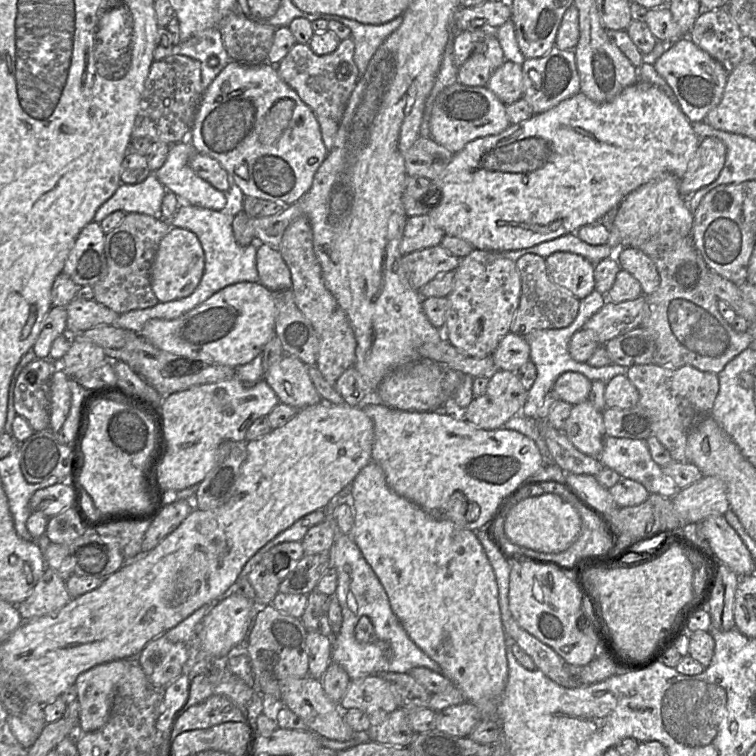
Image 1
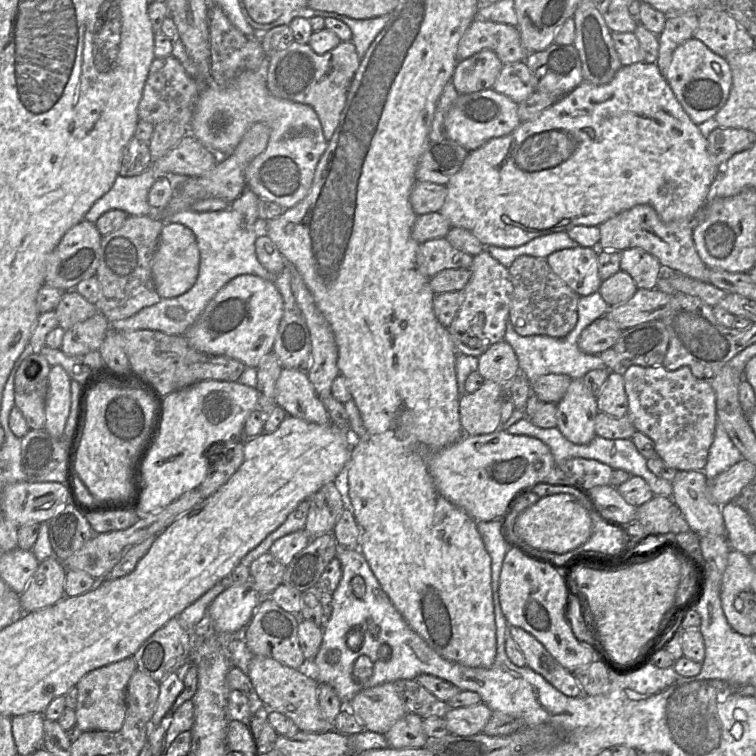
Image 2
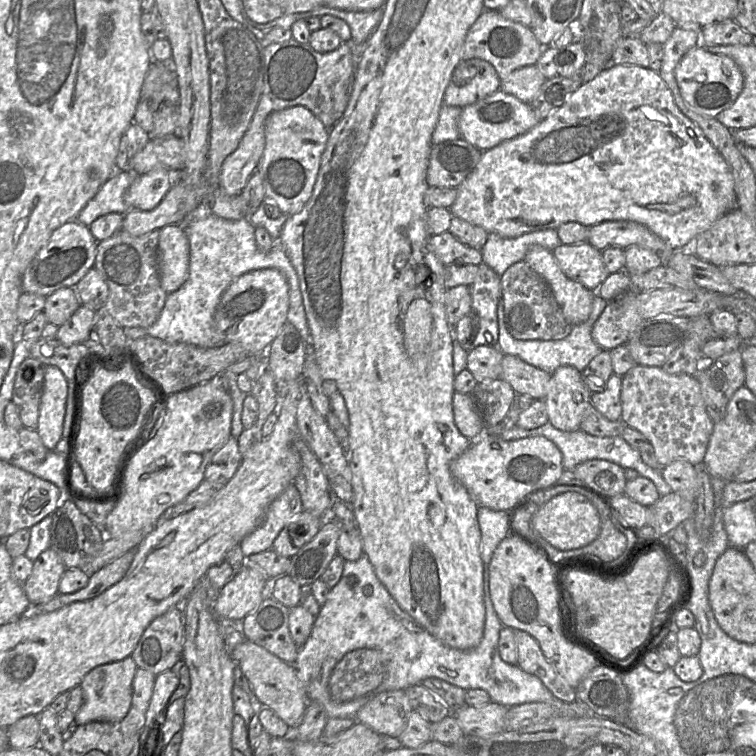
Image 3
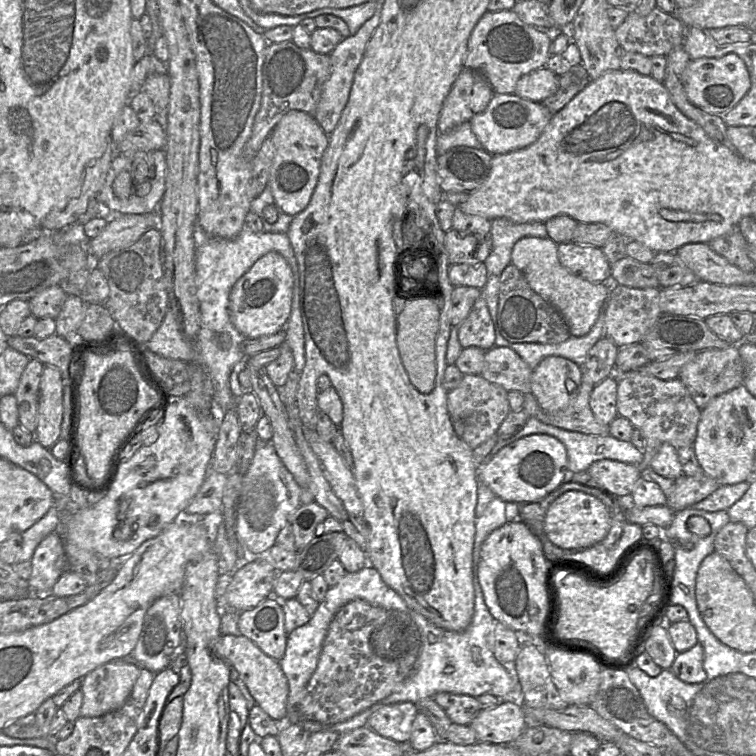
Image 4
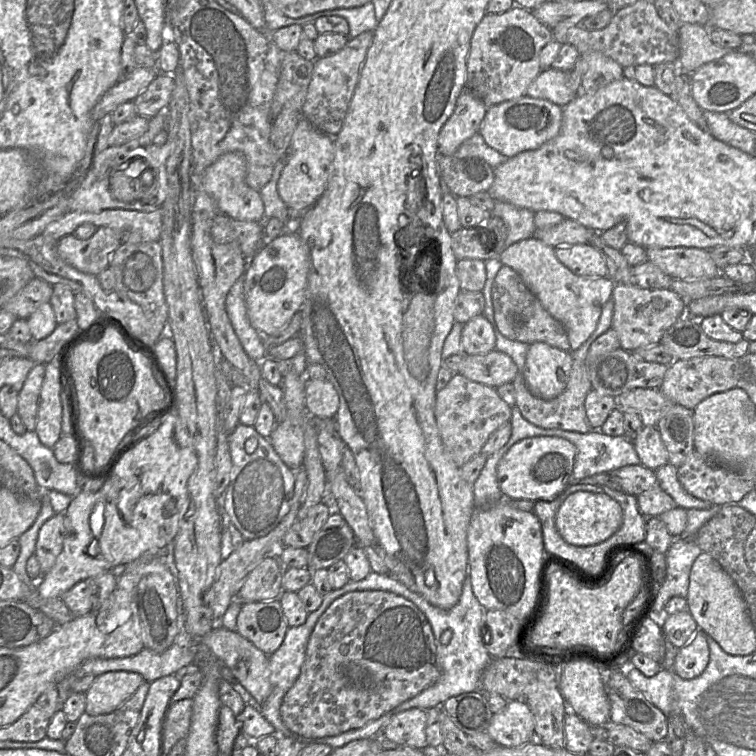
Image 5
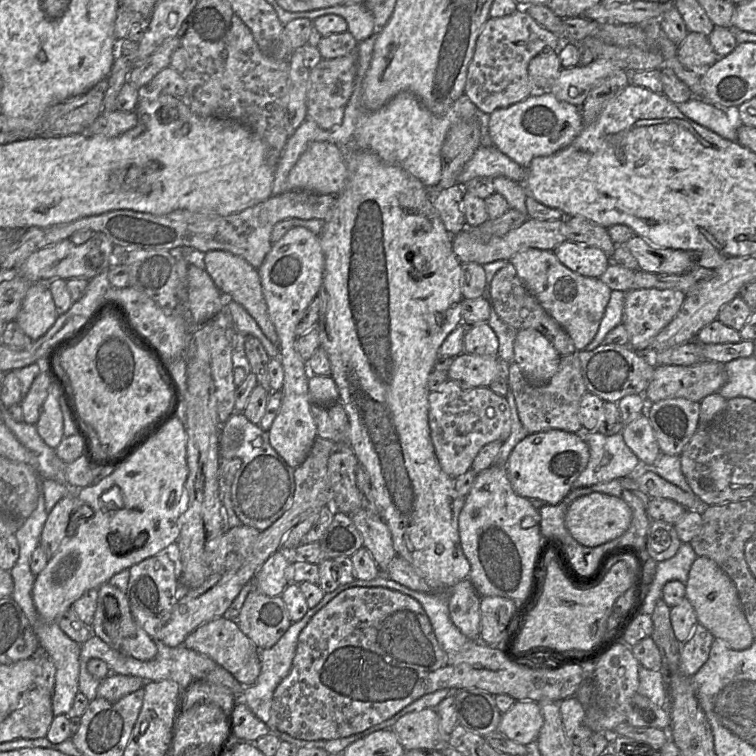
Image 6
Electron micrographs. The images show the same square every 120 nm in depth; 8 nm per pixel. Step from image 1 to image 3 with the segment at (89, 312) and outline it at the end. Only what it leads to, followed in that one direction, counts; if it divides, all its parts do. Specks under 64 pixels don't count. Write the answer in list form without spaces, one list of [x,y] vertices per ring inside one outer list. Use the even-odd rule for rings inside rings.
[[[61,288],[46,297],[43,313],[48,323],[60,327],[81,305],[75,288]]]

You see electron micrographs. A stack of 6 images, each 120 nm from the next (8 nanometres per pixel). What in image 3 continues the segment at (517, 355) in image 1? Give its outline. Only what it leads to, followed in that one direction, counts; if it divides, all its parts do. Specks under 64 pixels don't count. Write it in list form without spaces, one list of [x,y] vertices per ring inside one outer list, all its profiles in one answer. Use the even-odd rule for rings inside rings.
[[[477,346],[467,354],[467,367],[477,383],[501,378],[504,354],[497,347]]]

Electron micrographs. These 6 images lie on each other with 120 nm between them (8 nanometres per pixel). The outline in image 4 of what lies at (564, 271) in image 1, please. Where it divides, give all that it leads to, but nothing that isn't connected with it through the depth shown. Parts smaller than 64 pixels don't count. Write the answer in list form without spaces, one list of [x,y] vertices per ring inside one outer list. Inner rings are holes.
[[[566,242],[557,245],[558,259],[563,267],[592,283],[608,281],[611,264],[602,248]]]

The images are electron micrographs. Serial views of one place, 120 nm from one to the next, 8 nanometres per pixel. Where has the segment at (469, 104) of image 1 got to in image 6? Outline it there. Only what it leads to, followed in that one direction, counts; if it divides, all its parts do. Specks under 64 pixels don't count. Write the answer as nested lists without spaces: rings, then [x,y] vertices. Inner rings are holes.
[[[537,92],[522,102],[493,111],[489,115],[489,135],[493,145],[517,164],[527,169],[533,158],[552,155],[568,145],[580,134],[584,127],[581,109],[558,100],[550,92]]]

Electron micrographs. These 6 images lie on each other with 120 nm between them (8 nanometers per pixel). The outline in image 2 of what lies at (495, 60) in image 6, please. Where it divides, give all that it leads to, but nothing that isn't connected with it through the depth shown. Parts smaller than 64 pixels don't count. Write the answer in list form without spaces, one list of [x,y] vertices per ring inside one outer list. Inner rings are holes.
[[[475,19],[459,43],[459,60],[484,49],[495,52],[503,65],[524,61],[528,55],[516,26]]]

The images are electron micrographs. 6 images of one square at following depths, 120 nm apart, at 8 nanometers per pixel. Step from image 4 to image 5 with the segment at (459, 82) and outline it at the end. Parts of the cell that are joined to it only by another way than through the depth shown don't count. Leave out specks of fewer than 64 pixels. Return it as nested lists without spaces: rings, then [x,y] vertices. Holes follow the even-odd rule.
[[[464,89],[456,101],[454,112],[440,130],[439,156],[452,156],[465,140],[479,133],[487,109],[476,95]]]

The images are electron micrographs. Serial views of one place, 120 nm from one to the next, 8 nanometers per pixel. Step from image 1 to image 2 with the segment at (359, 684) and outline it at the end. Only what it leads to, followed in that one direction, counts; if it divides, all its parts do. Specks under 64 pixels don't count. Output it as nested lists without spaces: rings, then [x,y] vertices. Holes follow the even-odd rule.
[[[393,682],[384,683],[373,688],[360,691],[349,704],[345,704],[363,725],[364,730],[385,734],[392,726],[405,716],[406,708],[402,699],[395,689]]]

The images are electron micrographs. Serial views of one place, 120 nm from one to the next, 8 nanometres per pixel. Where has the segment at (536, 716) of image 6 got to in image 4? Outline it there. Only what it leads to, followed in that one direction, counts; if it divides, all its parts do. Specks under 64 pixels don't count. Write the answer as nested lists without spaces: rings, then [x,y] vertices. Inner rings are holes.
[[[501,700],[492,708],[483,709],[469,725],[476,732],[478,742],[505,744],[514,742],[528,726],[524,706],[518,700]]]

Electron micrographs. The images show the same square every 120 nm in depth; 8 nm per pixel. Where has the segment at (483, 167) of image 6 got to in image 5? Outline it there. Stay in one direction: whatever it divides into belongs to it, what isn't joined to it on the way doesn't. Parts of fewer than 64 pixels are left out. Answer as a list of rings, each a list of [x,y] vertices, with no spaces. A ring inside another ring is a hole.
[[[476,133],[469,139],[465,140],[458,148],[458,150],[452,156],[439,156],[438,165],[440,168],[440,180],[441,180],[441,171],[444,168],[449,167],[452,163],[458,159],[465,157],[478,157],[486,161],[493,169],[497,168],[500,164],[504,163],[508,158],[496,151],[494,148],[490,147],[480,133]]]

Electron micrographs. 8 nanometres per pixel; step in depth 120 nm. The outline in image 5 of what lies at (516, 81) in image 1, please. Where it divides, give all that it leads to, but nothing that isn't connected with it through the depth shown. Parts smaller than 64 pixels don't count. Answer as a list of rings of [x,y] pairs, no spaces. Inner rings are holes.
[[[550,67],[540,72],[528,87],[526,95],[564,107],[578,94],[568,87],[566,72]]]

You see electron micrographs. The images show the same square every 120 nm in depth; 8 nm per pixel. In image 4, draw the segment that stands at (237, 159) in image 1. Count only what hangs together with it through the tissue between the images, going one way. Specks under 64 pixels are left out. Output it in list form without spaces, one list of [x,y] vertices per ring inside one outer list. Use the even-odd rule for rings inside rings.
[[[300,110],[288,112],[270,134],[275,155],[270,172],[269,186],[278,210],[297,216],[310,203],[321,172],[322,157],[329,145],[324,132],[313,115]]]

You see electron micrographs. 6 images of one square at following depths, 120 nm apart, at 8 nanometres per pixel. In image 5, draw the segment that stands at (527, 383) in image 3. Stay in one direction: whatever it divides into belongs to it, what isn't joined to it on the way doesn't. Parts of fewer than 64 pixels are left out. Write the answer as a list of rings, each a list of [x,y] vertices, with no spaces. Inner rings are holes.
[[[493,349],[486,354],[466,355],[458,373],[474,382],[497,388],[511,383],[519,369],[510,356]]]

